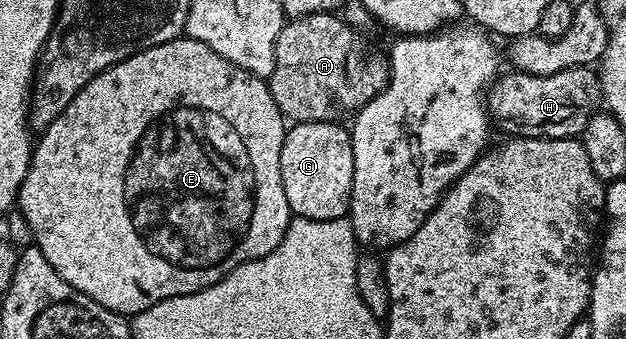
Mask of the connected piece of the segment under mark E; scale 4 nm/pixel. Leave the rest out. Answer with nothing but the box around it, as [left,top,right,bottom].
[18,36,294,316]

